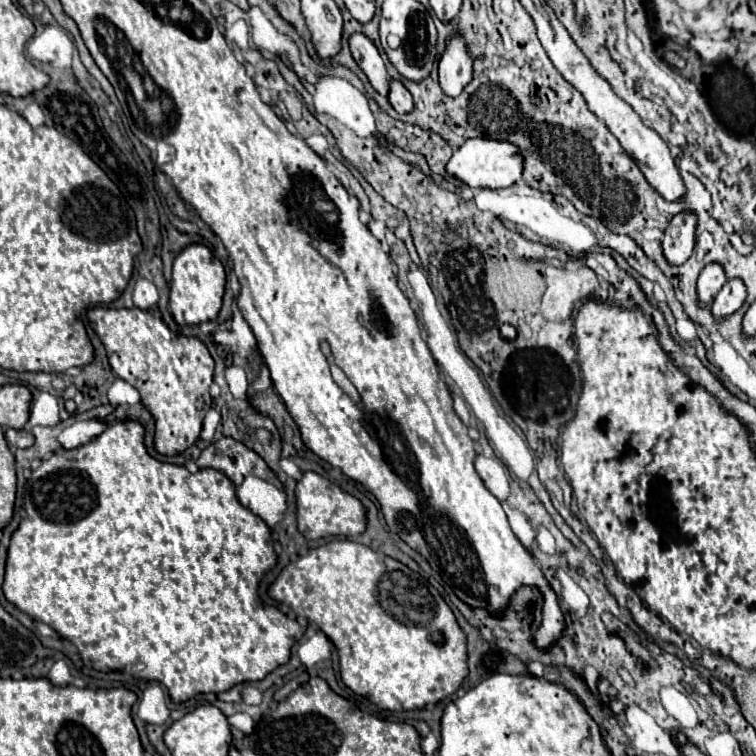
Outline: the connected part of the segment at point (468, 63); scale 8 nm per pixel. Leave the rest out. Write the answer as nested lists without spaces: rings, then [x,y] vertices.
[[[454,33],[444,47],[444,53],[438,63],[440,87],[446,95],[456,97],[472,81],[472,55],[464,39]]]

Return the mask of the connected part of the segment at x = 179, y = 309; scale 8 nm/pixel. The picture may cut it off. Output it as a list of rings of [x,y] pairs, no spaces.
[[[192,243],[178,253],[174,259],[172,269],[172,283],[170,283],[170,309],[178,325],[198,325],[202,321],[214,319],[222,307],[224,295],[224,267],[212,255],[212,251],[202,243]]]

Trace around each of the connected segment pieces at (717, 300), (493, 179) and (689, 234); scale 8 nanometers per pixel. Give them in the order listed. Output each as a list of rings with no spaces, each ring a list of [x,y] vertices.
[[[734,277],[714,297],[712,313],[714,313],[714,317],[726,317],[726,315],[734,313],[736,309],[740,309],[744,301],[746,301],[746,285],[740,277]]]
[[[468,139],[462,147],[458,147],[452,155],[452,159],[446,165],[448,173],[456,175],[460,181],[464,181],[470,187],[486,187],[486,189],[506,189],[522,179],[524,173],[524,157],[518,149],[518,145],[508,141],[496,141],[496,139]]]
[[[684,209],[672,217],[662,237],[662,249],[670,263],[680,265],[694,253],[696,225],[698,225],[698,217],[690,209]]]

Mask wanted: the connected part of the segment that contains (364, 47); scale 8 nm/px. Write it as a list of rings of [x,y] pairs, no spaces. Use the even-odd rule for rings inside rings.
[[[352,33],[350,51],[352,51],[352,57],[356,59],[356,63],[362,67],[362,71],[370,79],[372,87],[380,95],[388,95],[390,77],[388,77],[388,71],[384,67],[384,61],[382,61],[376,45],[364,33]]]

